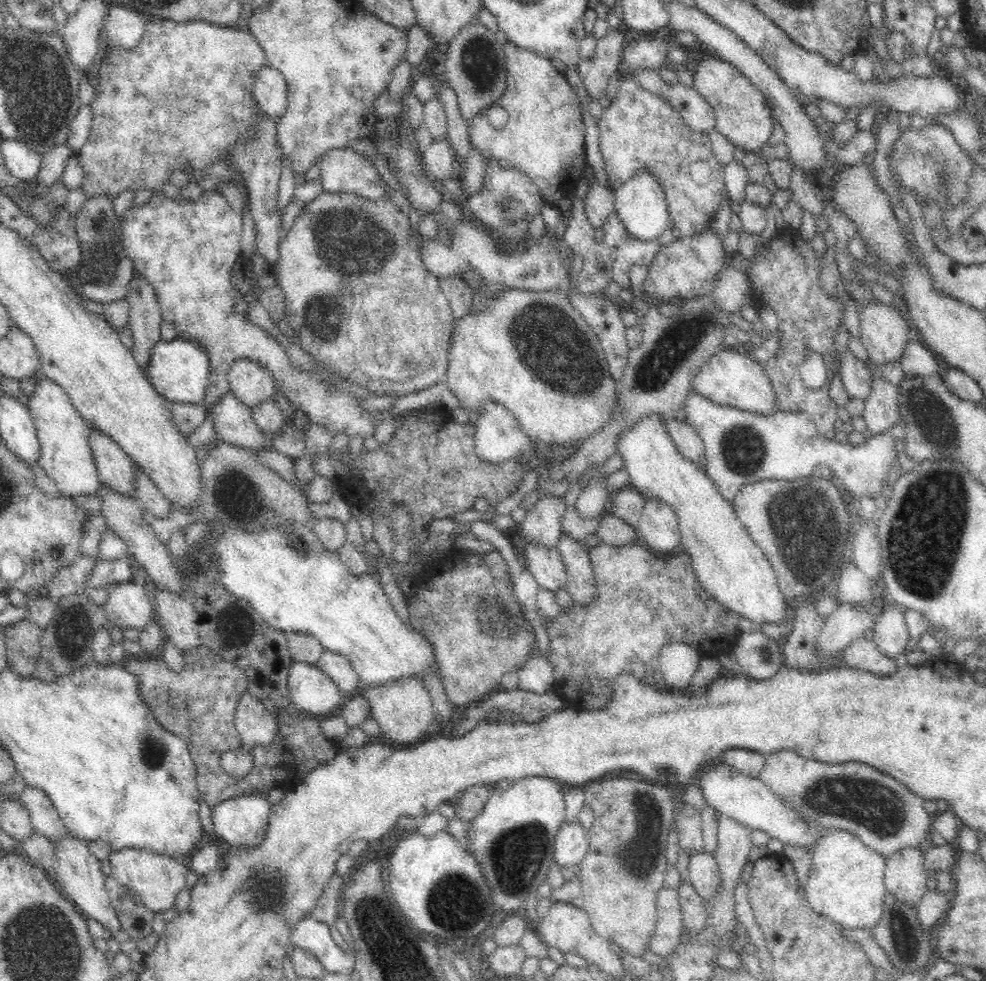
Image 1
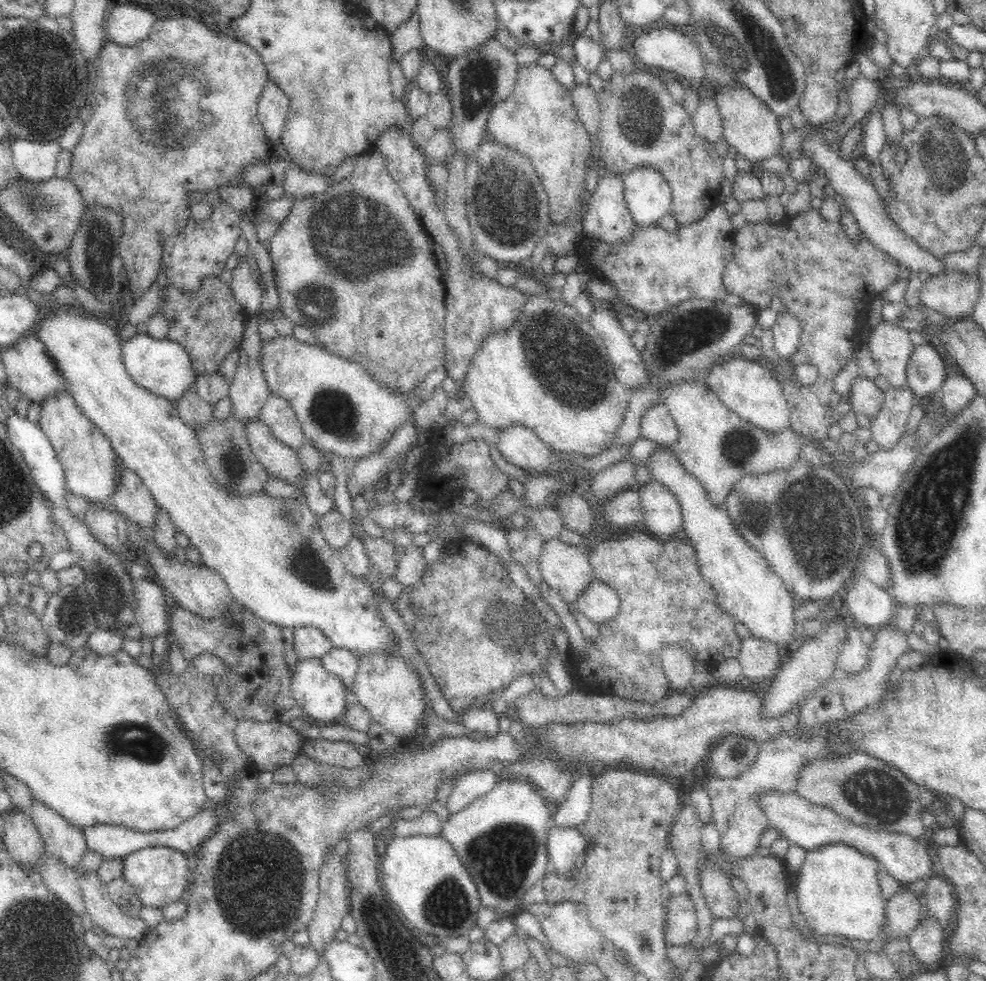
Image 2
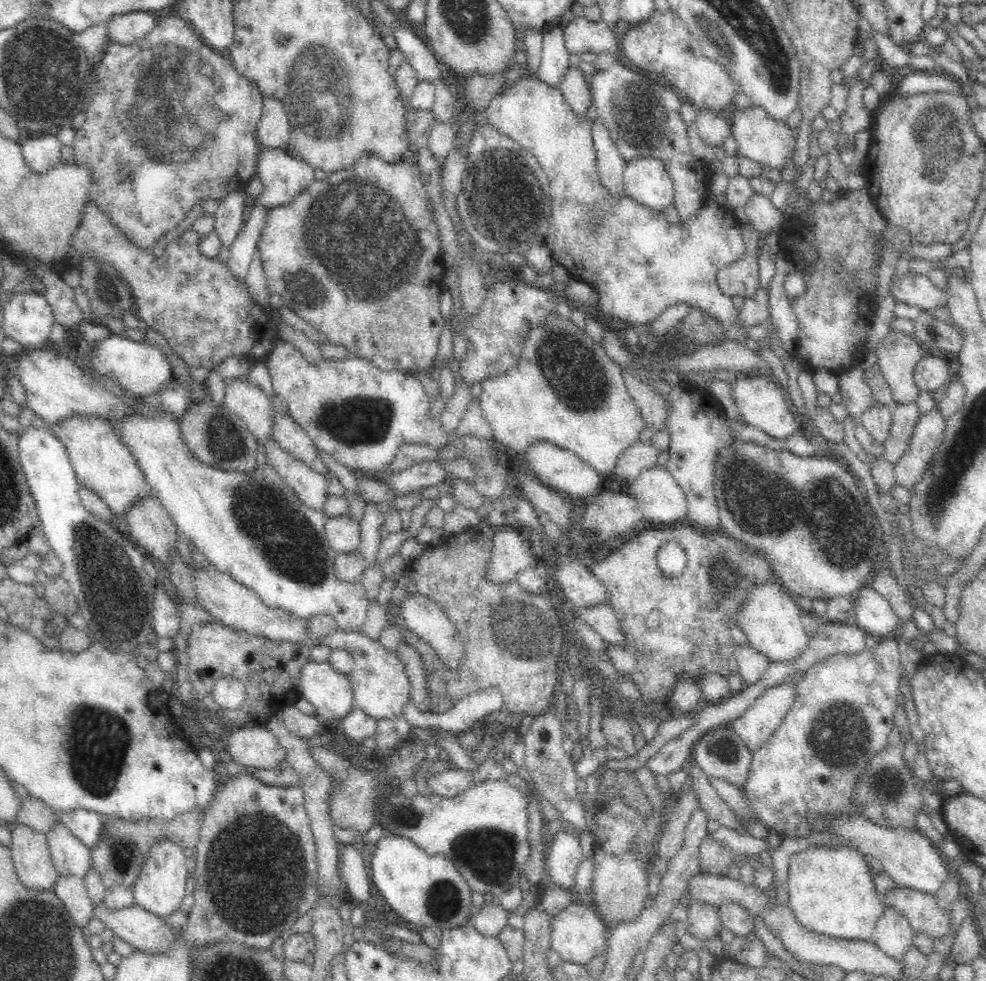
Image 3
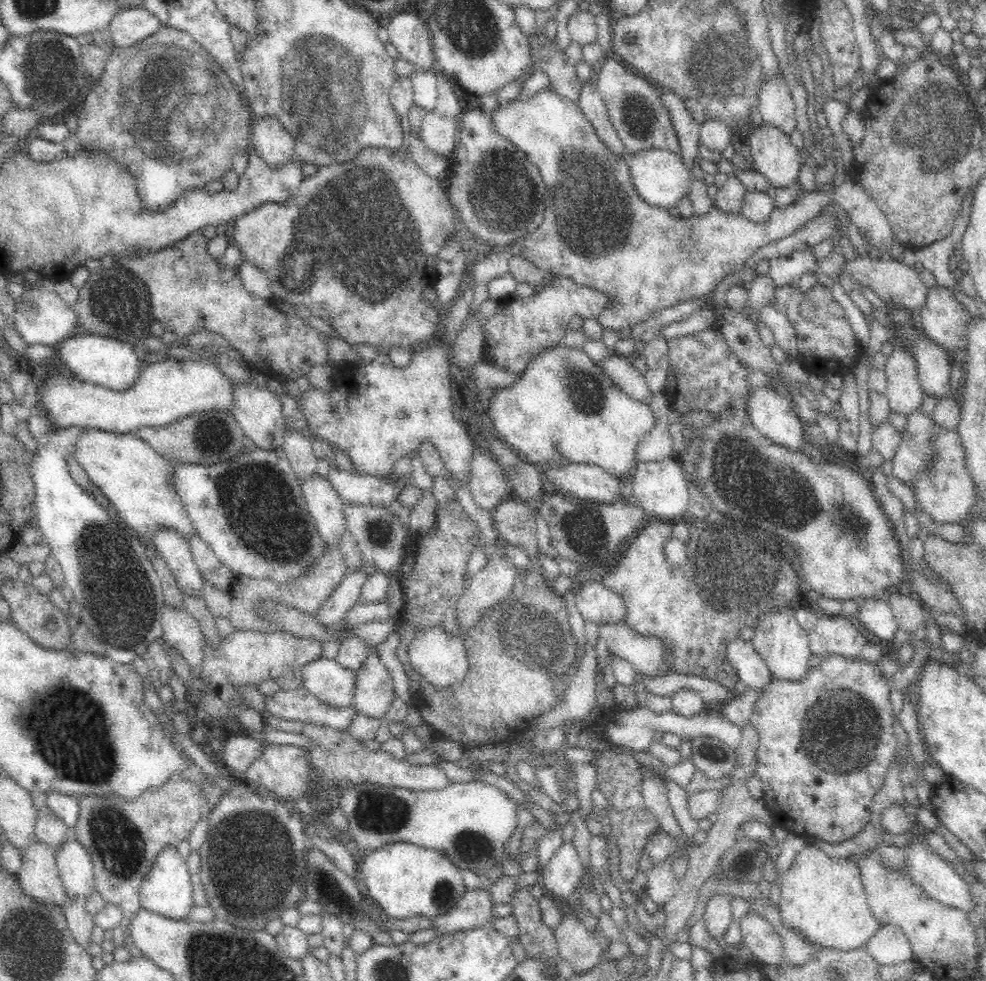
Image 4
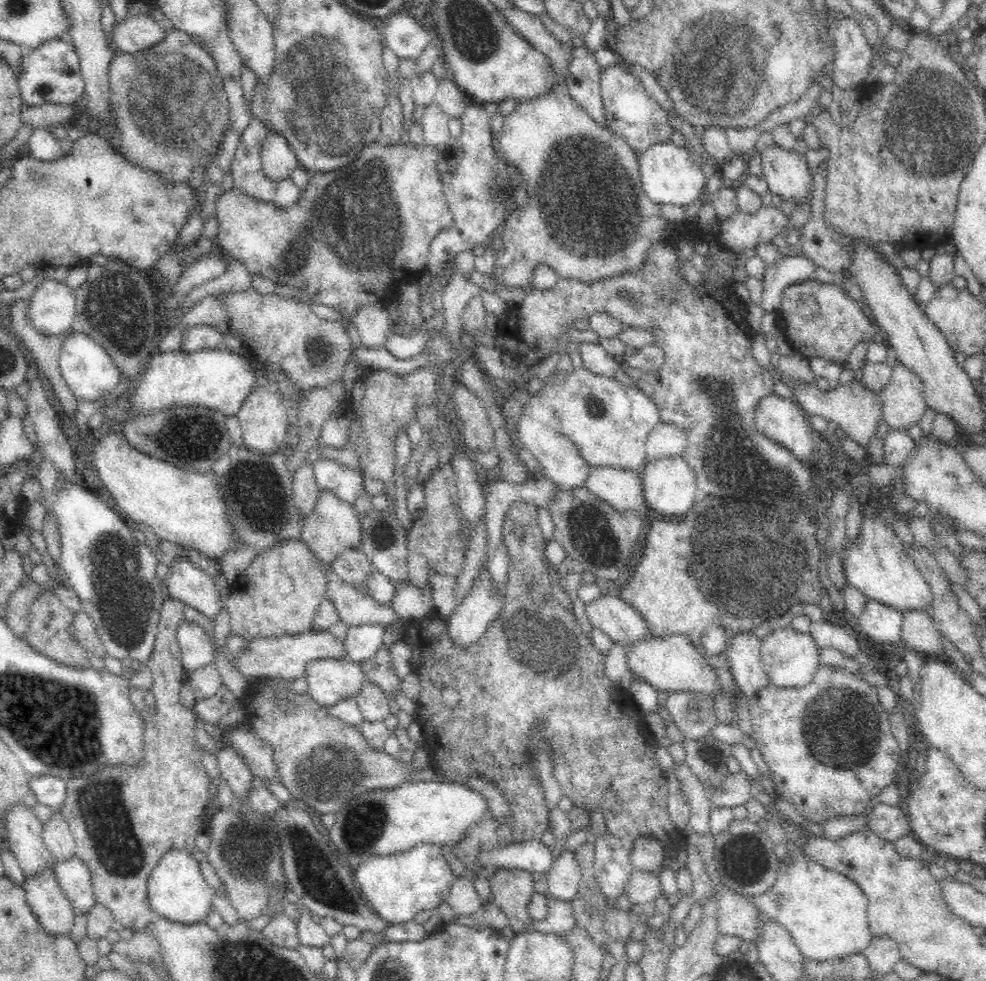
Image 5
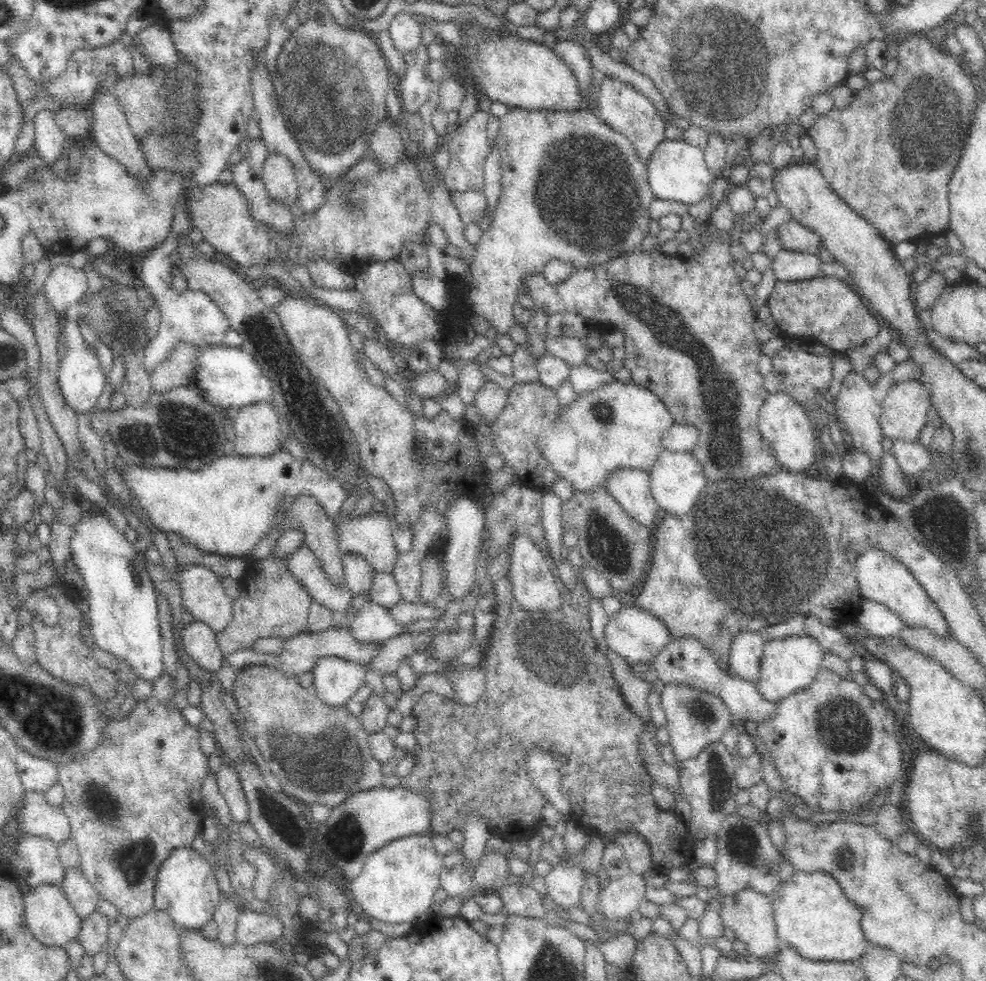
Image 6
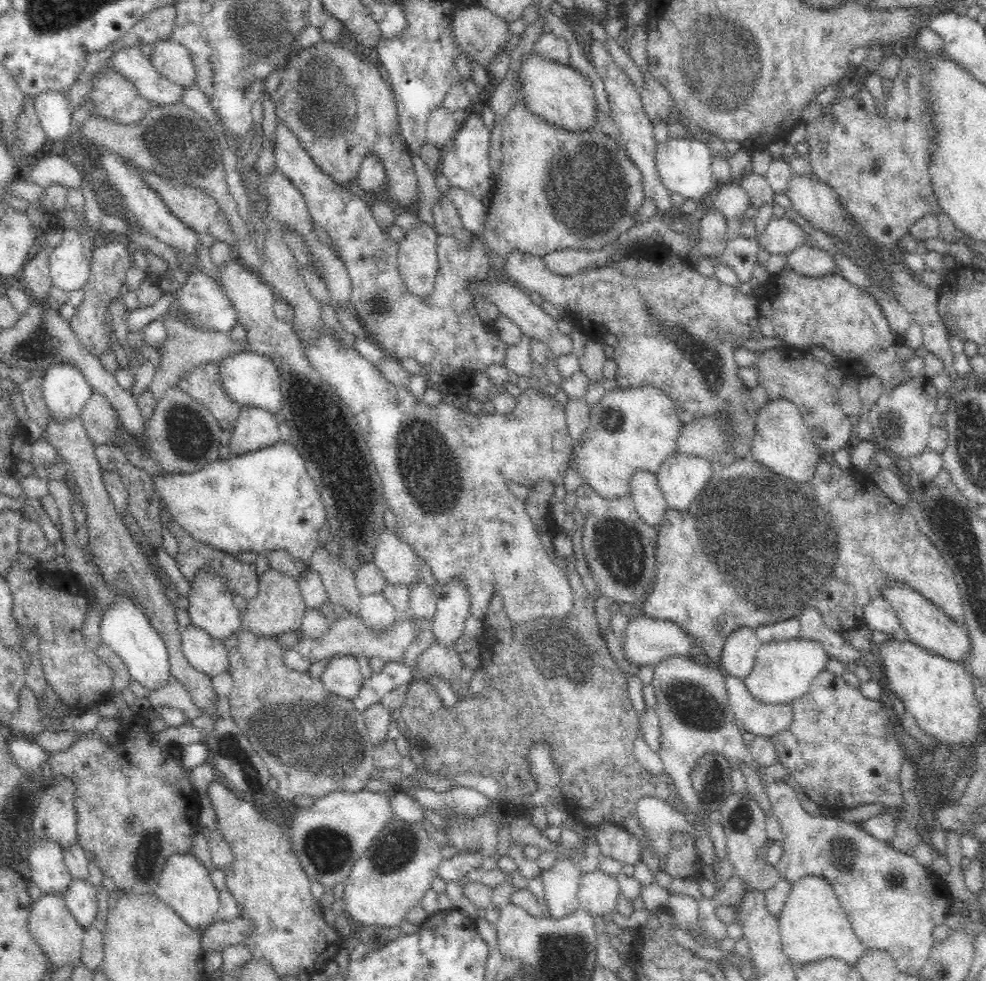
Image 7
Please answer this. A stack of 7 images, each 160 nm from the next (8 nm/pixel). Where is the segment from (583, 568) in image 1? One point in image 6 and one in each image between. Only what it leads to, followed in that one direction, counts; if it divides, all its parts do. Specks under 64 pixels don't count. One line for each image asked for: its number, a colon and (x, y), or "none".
2: (598, 602)
3: (601, 617)
4: (645, 654)
5: (671, 663)
6: (683, 661)

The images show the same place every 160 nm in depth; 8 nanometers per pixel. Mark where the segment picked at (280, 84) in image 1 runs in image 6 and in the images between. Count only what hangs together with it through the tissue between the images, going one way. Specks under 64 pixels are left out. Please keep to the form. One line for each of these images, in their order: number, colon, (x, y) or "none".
2: (273, 105)
3: (273, 129)
4: (271, 140)
5: (278, 159)
6: (278, 175)

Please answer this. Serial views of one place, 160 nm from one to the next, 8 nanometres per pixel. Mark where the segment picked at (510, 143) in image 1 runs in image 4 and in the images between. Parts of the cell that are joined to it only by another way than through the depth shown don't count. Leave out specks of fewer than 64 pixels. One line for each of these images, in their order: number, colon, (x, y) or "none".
2: (538, 120)
3: (640, 265)
4: (644, 260)

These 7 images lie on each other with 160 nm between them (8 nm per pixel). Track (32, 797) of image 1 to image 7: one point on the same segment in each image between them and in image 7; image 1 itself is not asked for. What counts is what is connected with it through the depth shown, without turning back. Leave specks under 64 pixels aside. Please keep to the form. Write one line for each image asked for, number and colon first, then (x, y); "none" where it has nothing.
2: (59, 838)
3: (69, 856)
4: (74, 864)
5: (74, 877)
6: (80, 894)
7: (80, 897)

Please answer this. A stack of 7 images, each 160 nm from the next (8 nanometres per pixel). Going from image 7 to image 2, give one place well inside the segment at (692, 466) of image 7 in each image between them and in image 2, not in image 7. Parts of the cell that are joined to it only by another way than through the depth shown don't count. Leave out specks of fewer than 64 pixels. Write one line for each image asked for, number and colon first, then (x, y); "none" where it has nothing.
2: (661, 513)
3: (659, 498)
4: (659, 488)
5: (668, 485)
6: (676, 481)

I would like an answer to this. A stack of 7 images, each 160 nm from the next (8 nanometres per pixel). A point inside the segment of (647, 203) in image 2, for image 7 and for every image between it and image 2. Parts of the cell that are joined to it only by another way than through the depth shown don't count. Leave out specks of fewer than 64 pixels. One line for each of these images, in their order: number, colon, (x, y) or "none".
3: (645, 180)
4: (660, 177)
5: (668, 175)
6: (676, 171)
7: (683, 164)

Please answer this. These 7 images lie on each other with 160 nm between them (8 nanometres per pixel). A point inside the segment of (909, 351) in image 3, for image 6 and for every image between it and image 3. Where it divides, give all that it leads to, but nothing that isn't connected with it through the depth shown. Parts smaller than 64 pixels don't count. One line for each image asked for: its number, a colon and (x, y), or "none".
4: (904, 391)
5: (904, 403)
6: (905, 407)

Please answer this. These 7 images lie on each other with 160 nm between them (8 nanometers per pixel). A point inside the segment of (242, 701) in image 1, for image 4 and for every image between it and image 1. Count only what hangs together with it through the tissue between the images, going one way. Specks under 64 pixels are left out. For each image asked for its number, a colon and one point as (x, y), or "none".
2: (270, 744)
3: (256, 748)
4: (239, 752)

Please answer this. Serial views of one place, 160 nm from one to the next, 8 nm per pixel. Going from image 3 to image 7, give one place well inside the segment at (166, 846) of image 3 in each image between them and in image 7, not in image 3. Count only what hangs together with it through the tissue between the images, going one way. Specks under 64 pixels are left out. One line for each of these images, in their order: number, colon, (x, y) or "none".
4: (166, 890)
5: (176, 890)
6: (186, 888)
7: (184, 885)

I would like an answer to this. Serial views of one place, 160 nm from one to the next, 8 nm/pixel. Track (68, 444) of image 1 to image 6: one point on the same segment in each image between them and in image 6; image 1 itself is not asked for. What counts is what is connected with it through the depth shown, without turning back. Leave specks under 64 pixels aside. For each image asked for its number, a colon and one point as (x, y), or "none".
2: (88, 461)
3: (101, 463)
4: (129, 472)
5: (179, 506)
6: (226, 508)

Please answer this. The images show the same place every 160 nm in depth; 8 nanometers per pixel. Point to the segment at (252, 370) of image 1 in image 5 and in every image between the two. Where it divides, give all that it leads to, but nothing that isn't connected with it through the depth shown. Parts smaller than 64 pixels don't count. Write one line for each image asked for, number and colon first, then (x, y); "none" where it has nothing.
2: (248, 391)
3: (248, 401)
4: (258, 411)
5: (263, 418)

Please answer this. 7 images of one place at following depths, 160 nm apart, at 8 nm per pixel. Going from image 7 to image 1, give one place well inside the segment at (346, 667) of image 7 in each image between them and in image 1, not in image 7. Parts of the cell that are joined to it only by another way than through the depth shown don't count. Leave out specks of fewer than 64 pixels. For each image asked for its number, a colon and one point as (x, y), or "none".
1: (311, 692)
2: (321, 695)
3: (330, 693)
4: (325, 679)
5: (329, 681)
6: (335, 680)

